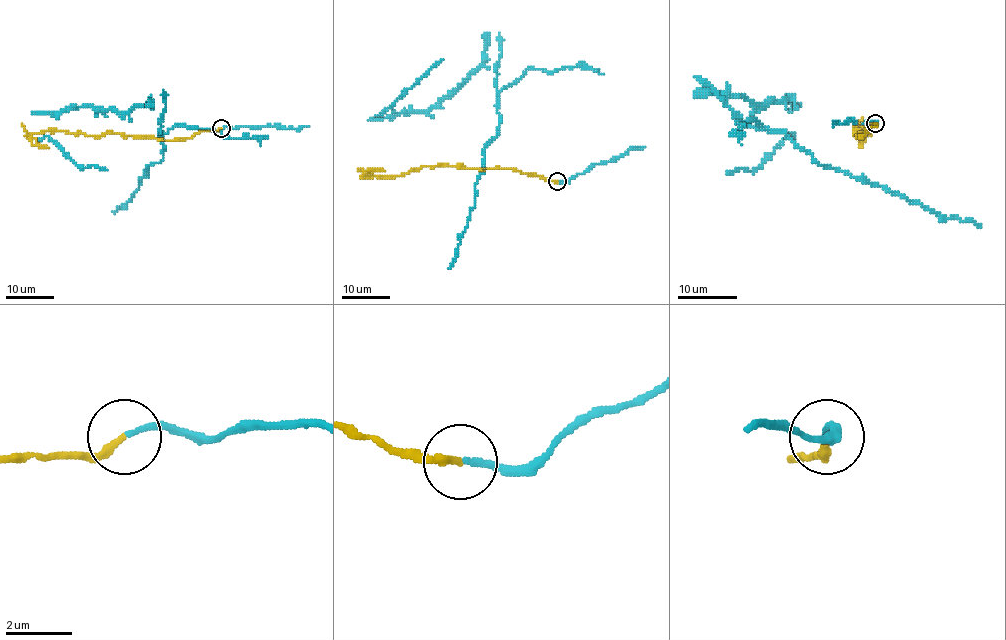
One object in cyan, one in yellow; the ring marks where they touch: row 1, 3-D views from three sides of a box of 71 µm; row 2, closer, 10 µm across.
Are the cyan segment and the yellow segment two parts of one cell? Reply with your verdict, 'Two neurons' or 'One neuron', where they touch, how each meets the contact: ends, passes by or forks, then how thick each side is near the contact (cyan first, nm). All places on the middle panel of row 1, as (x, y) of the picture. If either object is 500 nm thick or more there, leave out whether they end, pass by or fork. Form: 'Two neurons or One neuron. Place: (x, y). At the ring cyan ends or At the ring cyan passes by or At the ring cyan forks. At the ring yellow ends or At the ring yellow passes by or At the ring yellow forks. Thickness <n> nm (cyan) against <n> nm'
One neuron. Place: (557, 181). At the ring cyan ends. At the ring yellow ends. Thickness 180 nm (cyan) against 240 nm

